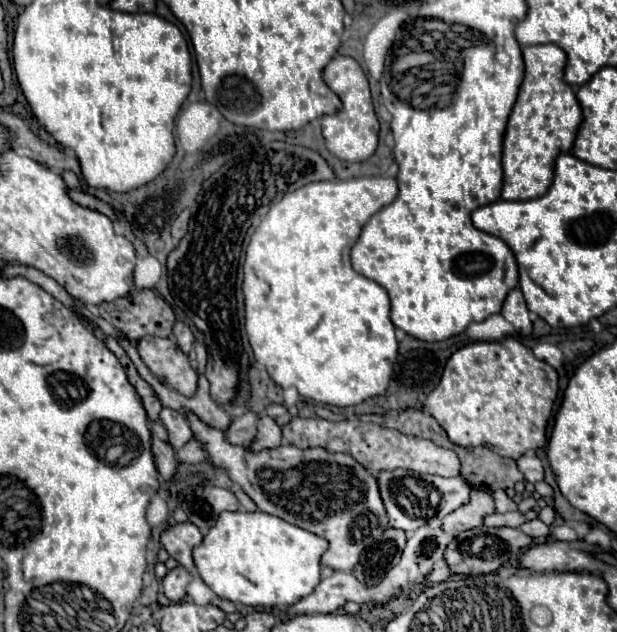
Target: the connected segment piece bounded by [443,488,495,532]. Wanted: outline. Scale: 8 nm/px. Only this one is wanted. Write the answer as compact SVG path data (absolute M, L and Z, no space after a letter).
M471 490L471 502L465 504L465 508L457 508L457 512L445 516L443 528L447 532L461 532L479 528L483 524L483 518L495 512L495 504L491 498L491 492L487 490Z

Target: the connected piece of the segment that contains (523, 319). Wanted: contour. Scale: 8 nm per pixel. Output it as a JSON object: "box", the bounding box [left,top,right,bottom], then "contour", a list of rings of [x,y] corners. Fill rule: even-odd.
{"box":[503,288,533,334],"contour":[[[513,288],[509,292],[509,296],[505,298],[505,304],[503,304],[503,318],[507,322],[513,324],[513,328],[519,332],[519,334],[531,334],[533,330],[533,324],[529,320],[529,310],[527,310],[527,304],[525,304],[525,298],[521,294],[519,288]]]}

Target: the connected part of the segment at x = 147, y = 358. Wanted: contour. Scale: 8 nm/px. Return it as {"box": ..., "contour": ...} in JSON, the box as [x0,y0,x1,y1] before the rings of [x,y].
{"box":[137,338,197,396],"contour":[[[151,338],[139,340],[137,344],[141,360],[147,368],[169,388],[183,396],[193,396],[197,390],[197,372],[191,368],[187,354],[183,354],[175,340]]]}

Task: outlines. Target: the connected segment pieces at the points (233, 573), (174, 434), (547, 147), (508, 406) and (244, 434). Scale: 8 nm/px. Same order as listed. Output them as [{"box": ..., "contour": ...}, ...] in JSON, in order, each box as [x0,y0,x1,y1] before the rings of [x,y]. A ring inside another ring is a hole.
[{"box":[193,510,329,608],"contour":[[[259,510],[223,512],[217,524],[203,538],[203,542],[193,550],[193,558],[199,576],[219,598],[241,602],[245,606],[275,608],[275,606],[293,606],[315,590],[315,586],[321,582],[321,556],[327,550],[327,546],[329,542],[325,538]]]},{"box":[161,408,193,450],"contour":[[[163,408],[163,412],[161,412],[161,422],[163,422],[163,426],[167,428],[167,432],[169,432],[169,442],[173,444],[175,450],[179,450],[181,446],[185,446],[185,444],[193,438],[193,432],[191,432],[187,420],[185,420],[177,410]]]},{"box":[503,44,583,200],"contour":[[[537,44],[523,48],[525,78],[517,102],[509,116],[503,142],[503,192],[505,200],[531,200],[543,196],[555,170],[555,158],[573,148],[583,122],[581,104],[573,88],[563,80],[567,54],[557,44]]]},{"box":[425,336,559,458],"contour":[[[507,336],[499,342],[471,342],[459,348],[445,366],[441,382],[427,396],[425,410],[445,428],[453,444],[461,446],[491,446],[495,452],[507,458],[521,458],[527,450],[543,448],[547,442],[547,422],[553,412],[553,404],[559,392],[557,372],[533,356],[533,352]]]},{"box":[225,412,259,444],"contour":[[[247,412],[233,420],[233,424],[231,424],[229,432],[225,432],[225,436],[229,436],[229,440],[233,440],[233,444],[243,444],[245,440],[249,442],[257,434],[257,420],[259,420],[257,412]]]}]

